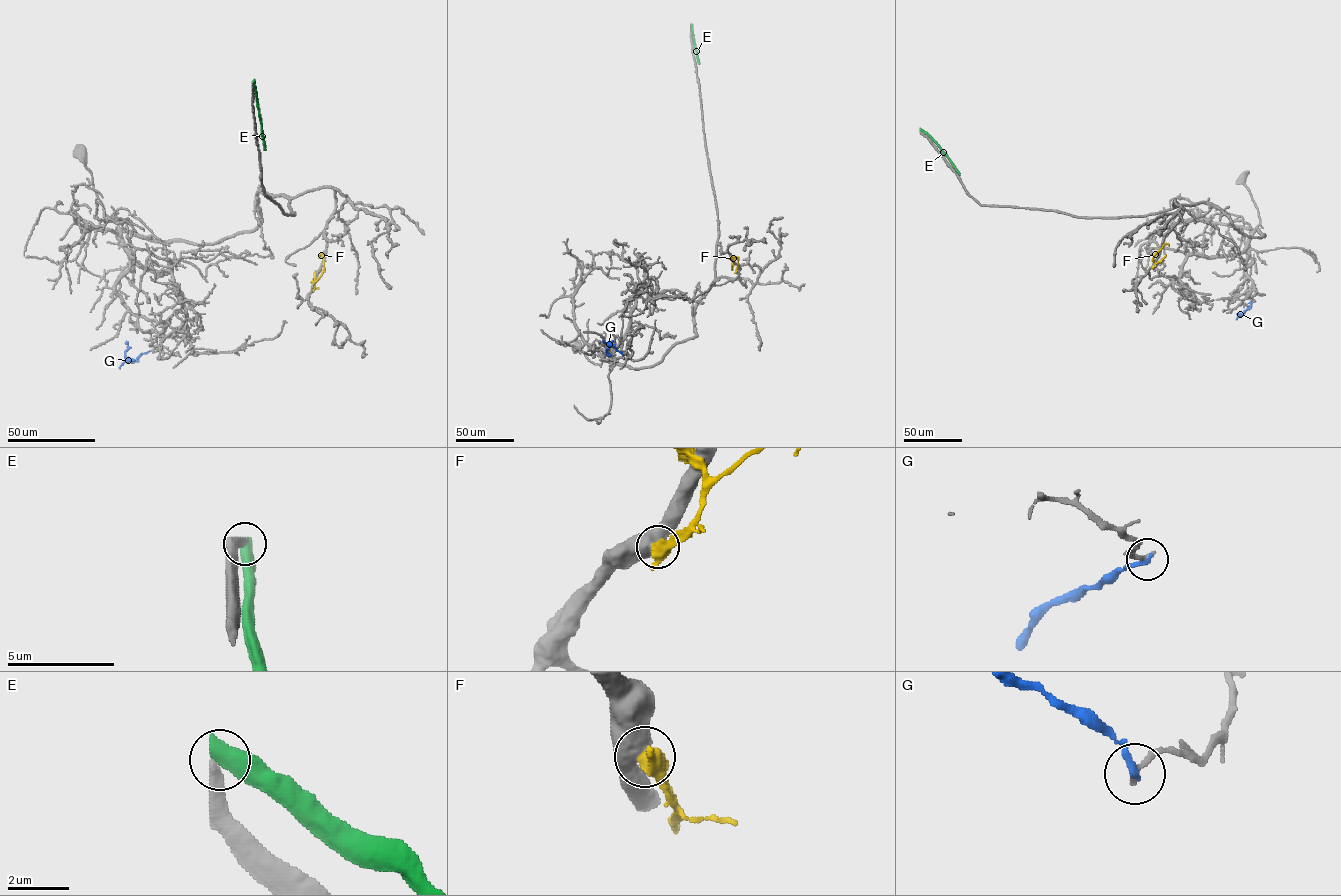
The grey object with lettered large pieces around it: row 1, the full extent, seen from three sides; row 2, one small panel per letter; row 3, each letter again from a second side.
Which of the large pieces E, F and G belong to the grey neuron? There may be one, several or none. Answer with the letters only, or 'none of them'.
none of them

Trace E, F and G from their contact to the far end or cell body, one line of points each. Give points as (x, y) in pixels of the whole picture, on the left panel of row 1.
E: (254, 81), (265, 149)
F: (313, 289), (323, 271), (323, 256), (320, 253), (318, 257)
G: (149, 351), (135, 360), (130, 360), (125, 357), (129, 349), (125, 343)

